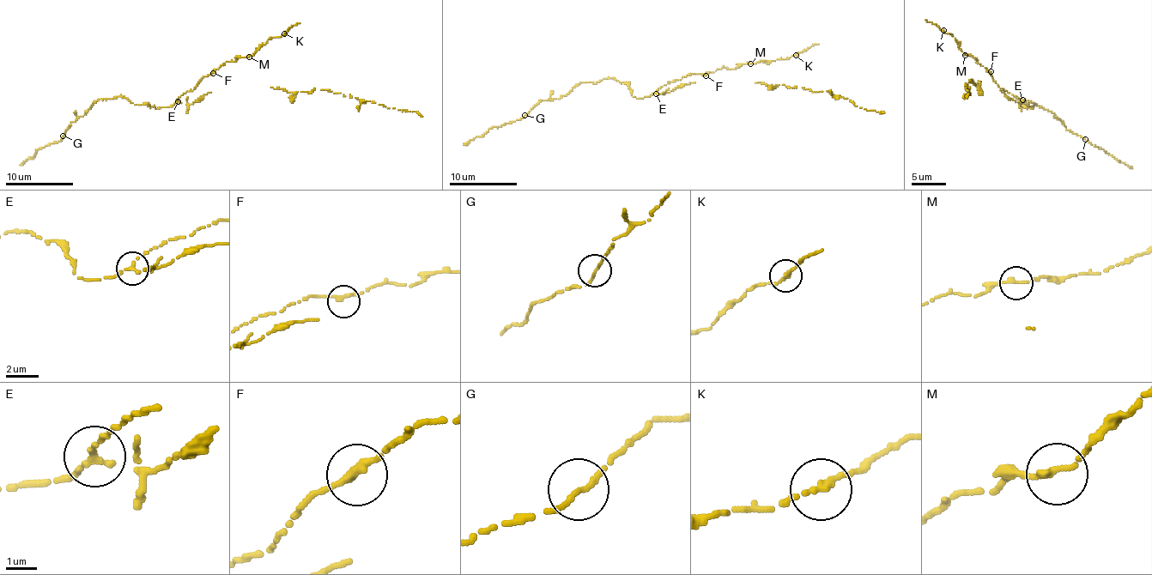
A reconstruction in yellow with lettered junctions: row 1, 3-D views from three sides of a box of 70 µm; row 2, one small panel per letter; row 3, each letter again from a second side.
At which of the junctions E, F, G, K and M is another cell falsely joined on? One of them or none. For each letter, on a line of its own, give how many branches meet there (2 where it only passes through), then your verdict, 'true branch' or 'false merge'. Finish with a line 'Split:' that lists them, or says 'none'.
E: branches 2; true branch
F: branches 2; true branch
G: branches 2; true branch
K: branches 2; true branch
M: branches 2; true branch
Split: none

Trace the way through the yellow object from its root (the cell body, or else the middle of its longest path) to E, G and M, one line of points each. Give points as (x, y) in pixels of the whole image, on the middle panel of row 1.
E: (694, 74), (673, 80), (656, 93)
G: (694, 74), (643, 98), (633, 97), (626, 83), (613, 77), (582, 82), (558, 99), (541, 100), (524, 115)
M: (694, 74), (707, 74), (723, 67), (735, 69), (742, 63), (750, 63)

